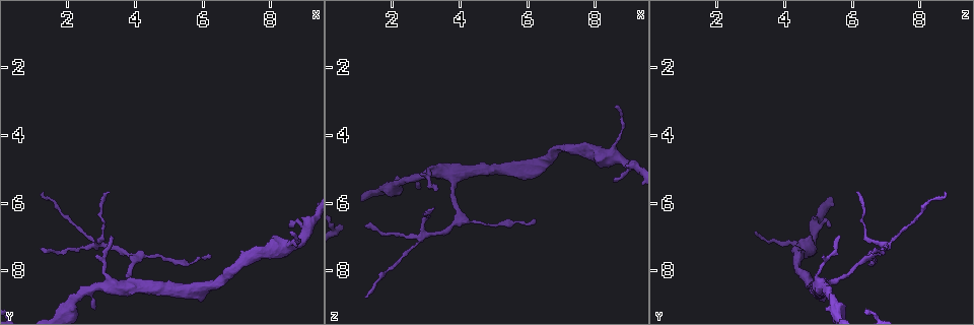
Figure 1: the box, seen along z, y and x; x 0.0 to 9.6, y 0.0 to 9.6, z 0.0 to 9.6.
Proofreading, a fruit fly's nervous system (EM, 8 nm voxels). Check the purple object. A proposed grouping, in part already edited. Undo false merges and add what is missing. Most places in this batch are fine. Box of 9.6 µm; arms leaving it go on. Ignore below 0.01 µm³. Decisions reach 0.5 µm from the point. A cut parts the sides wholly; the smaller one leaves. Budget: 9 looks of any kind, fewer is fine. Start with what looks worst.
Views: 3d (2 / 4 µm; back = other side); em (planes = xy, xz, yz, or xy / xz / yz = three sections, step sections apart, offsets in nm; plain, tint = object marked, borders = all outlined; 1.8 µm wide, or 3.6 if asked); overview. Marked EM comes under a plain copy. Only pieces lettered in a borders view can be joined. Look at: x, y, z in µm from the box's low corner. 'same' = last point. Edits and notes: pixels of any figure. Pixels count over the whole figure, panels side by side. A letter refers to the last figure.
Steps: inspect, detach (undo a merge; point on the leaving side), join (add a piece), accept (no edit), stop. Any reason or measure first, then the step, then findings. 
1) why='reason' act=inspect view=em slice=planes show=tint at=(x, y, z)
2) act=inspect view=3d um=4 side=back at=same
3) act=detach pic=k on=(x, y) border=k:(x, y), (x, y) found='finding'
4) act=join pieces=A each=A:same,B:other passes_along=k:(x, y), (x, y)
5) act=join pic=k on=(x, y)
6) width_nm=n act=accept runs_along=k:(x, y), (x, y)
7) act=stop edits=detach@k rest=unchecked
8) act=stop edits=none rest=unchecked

why='four or more arms meet' act=inspect view=3d um=4 side=back at=(2.95, 7.20, 6.95)

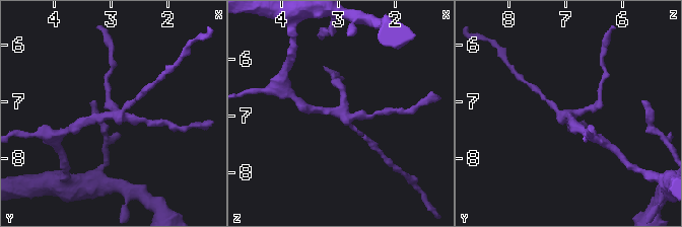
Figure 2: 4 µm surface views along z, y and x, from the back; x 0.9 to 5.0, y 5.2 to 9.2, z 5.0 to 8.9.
arms=4 why='shape alone is not enough' act=inspect view=em slice=planes show=borders at=(2.95, 7.25, 6.95)

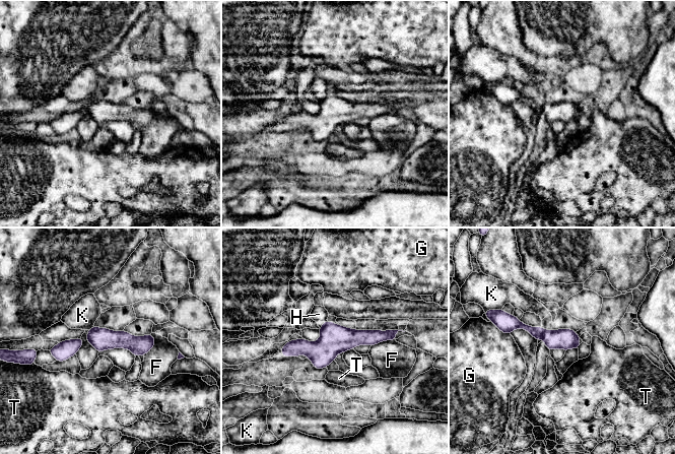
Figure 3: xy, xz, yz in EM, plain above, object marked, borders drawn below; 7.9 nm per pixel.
width_nm=160 act=accept each=F:other,G:other,H:other,K:other,T:other border=3:(93, 326), (88, 330) found='all the same cell'

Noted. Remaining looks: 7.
why='long arm stops here' act=inspect view=3d um=2 at=(1.20, 5.75, 8.80)

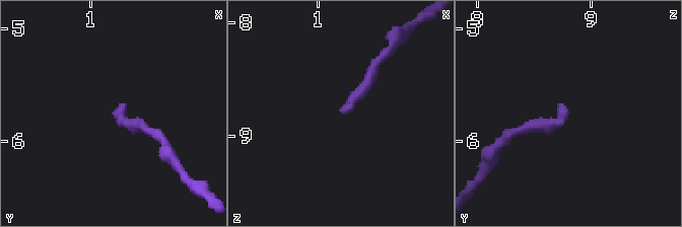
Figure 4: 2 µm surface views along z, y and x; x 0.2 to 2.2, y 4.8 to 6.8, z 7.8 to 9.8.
act=inspect view=em slice=planes show=borders at=(1.20, 5.76, 8.82)

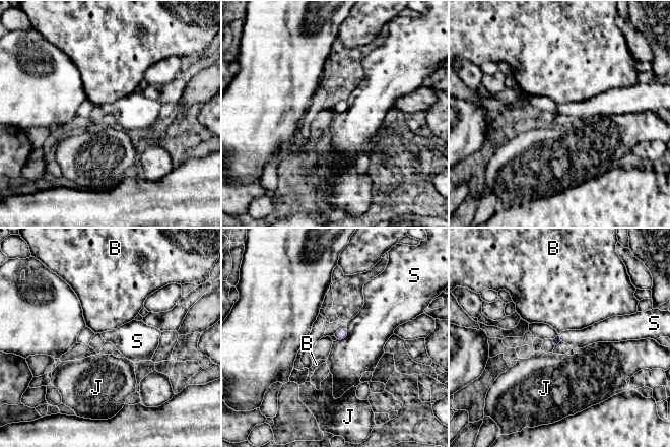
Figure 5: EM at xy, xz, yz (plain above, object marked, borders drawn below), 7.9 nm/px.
longest_contact=S:140nm act=accept each=B:other,J:other,S:other found='no lettered piece goes on from it'

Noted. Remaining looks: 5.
why='tapers out' act=inspect view=3d um=4 at=(3.20, 5.70, 6.10)

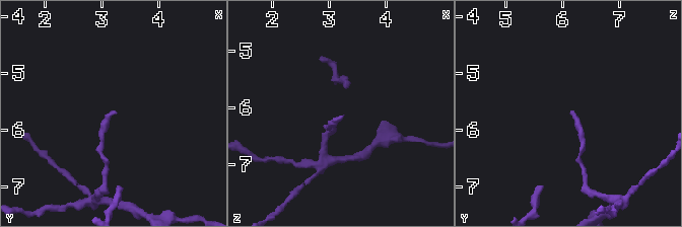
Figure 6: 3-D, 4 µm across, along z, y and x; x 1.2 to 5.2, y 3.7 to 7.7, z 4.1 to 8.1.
why='shape alone is not enough' act=inspect view=em slice=planes show=tint at=(3.25, 5.70, 6.10)

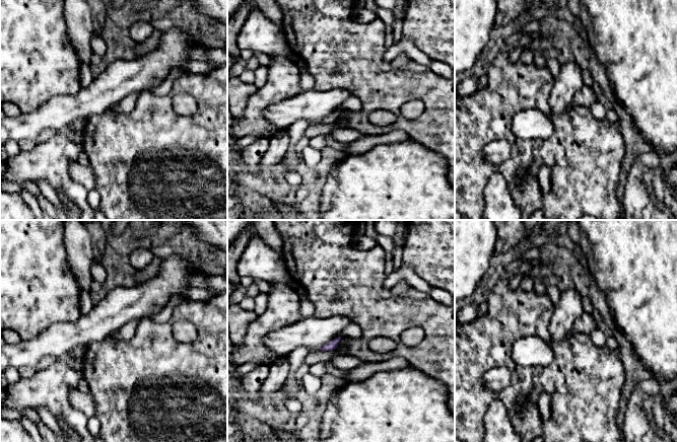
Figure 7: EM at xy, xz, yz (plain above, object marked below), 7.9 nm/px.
act=inspect view=em slice=planes show=borders at=same

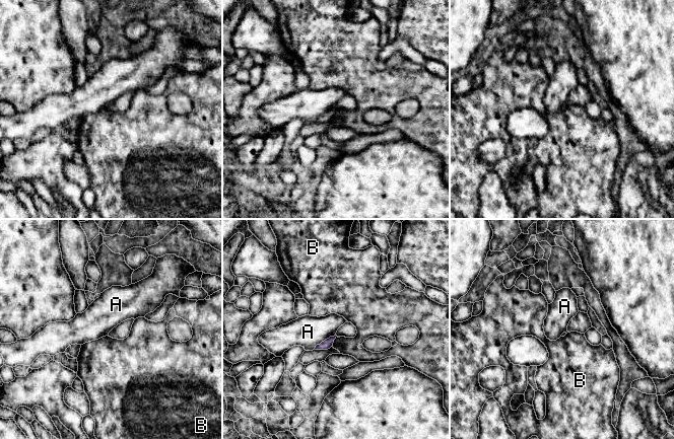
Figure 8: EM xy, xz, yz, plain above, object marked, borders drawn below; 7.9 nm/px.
act=accept each=A:other,B:other found='no lettered piece goes on from it'

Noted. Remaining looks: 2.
why='branch stops here' act=inspect view=em slice=xy step=8 show=borders at=(8.50, 6.65, 5.30)

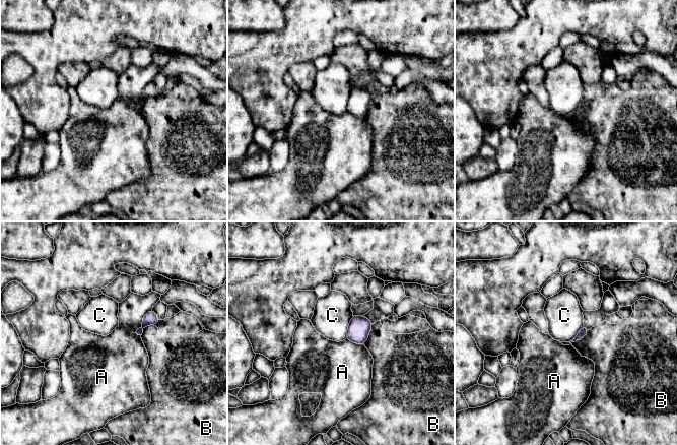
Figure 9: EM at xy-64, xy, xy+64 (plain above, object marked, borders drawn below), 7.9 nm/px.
why='another direction' act=inspect view=em slice=planes show=borders at=same

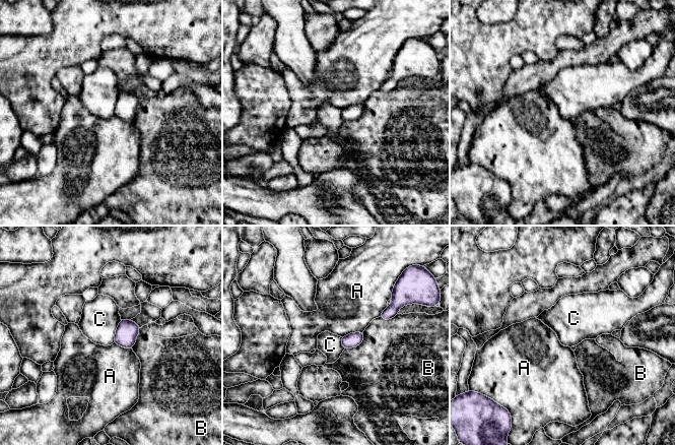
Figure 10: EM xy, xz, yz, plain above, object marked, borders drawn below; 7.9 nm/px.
longest_contact=B:200nm act=accept each=A:other,B:other,C:other border=10:(121, 320), (113, 341) found='no lettered piece goes on from it'

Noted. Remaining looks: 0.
act=stop edits=none rest=unchecked

